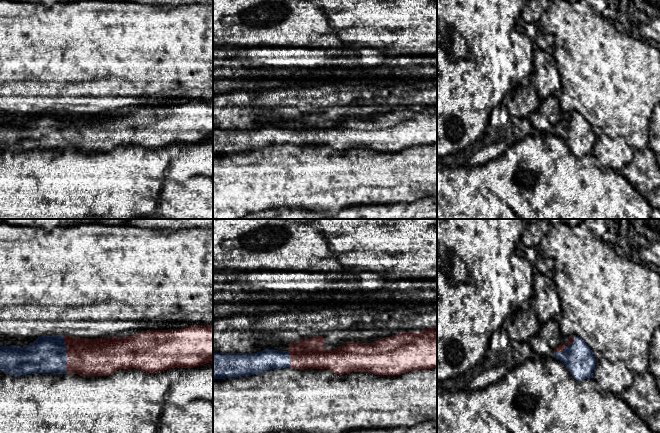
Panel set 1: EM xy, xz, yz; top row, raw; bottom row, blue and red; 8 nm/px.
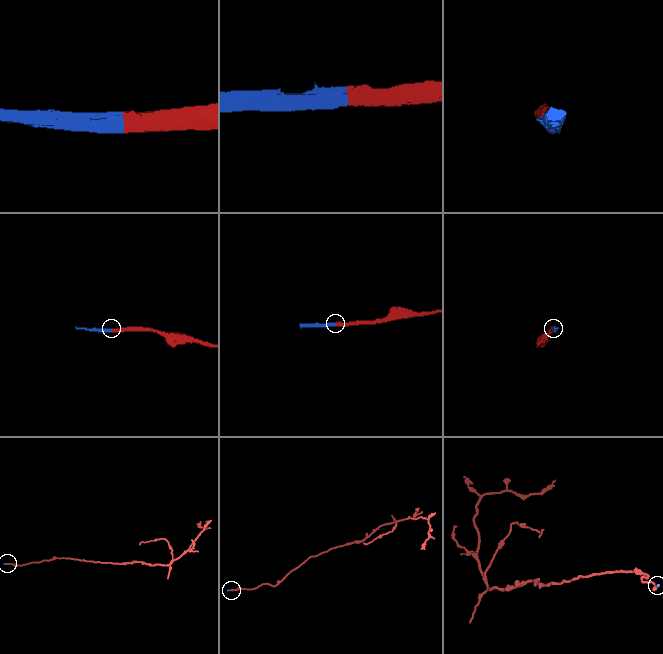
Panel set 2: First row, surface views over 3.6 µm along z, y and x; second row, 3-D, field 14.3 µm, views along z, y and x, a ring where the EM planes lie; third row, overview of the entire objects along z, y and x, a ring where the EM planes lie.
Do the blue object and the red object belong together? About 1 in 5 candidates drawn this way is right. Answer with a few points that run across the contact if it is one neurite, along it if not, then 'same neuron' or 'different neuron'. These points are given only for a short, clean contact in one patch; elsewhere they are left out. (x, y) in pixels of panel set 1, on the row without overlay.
same neuron

